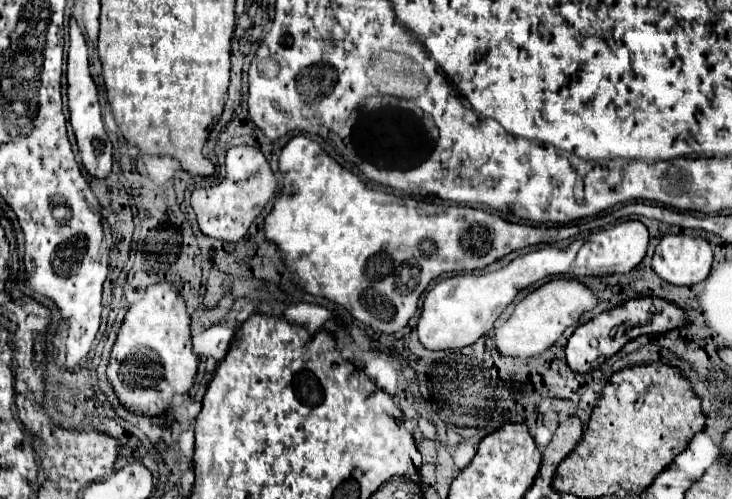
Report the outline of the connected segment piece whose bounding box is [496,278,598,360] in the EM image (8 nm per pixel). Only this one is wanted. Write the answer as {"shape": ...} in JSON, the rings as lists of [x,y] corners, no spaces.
{"shape":[[[554,278],[516,304],[510,320],[506,320],[496,330],[496,348],[500,354],[508,354],[520,360],[538,356],[550,346],[554,346],[564,334],[564,330],[568,326],[574,326],[580,316],[584,312],[590,312],[596,304],[598,296],[586,284],[574,278]]]}

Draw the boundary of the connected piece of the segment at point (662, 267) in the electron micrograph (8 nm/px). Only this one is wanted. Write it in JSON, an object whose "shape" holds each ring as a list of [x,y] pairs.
{"shape":[[[666,234],[656,246],[654,272],[676,286],[702,282],[712,266],[712,248],[708,240],[686,234]]]}

